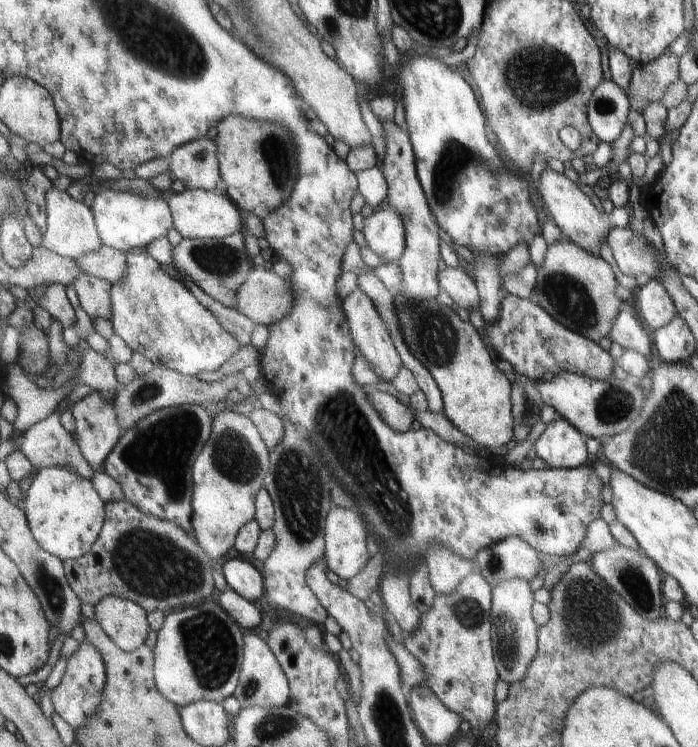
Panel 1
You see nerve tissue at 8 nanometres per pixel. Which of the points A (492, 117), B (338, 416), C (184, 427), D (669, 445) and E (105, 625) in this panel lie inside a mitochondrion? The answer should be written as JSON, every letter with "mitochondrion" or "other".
{"A":"other","B":"mitochondrion","C":"mitochondrion","D":"mitochondrion","E":"other"}

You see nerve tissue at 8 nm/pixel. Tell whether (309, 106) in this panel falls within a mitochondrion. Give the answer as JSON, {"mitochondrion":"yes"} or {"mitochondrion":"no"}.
{"mitochondrion":"no"}

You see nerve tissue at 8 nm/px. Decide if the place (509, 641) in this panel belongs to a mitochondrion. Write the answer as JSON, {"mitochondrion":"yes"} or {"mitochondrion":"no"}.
{"mitochondrion":"yes"}

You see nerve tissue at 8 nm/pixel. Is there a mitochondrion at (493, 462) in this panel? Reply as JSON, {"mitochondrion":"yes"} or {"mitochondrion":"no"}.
{"mitochondrion":"no"}

